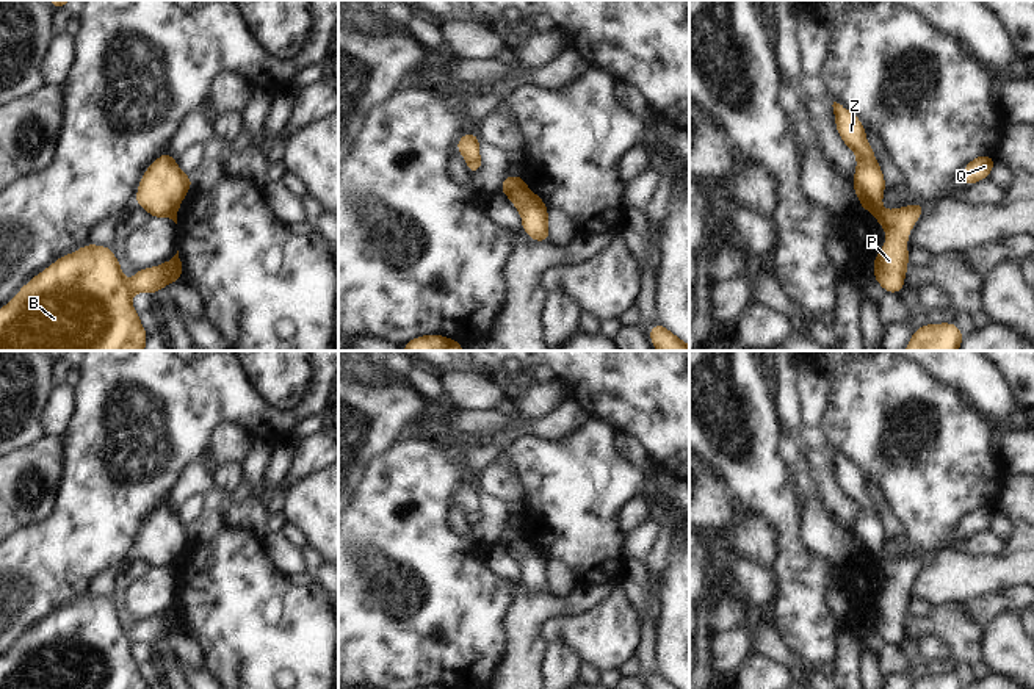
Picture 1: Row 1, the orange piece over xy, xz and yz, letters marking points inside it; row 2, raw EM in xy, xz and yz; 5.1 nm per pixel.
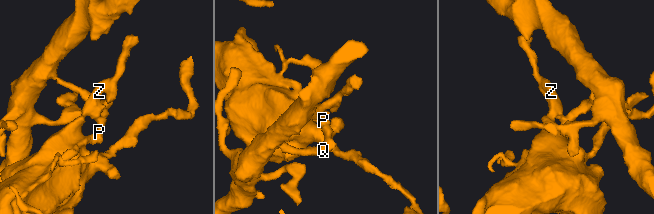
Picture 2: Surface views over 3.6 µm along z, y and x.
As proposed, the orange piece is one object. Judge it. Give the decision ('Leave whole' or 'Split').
Split

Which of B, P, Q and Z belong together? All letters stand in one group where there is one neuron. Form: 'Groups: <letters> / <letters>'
Groups: B Z / P Q

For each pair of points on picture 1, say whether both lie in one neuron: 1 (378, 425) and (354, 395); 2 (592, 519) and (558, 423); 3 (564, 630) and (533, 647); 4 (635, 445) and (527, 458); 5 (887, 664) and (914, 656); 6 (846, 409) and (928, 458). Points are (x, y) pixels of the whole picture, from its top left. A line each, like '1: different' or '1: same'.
1: same
2: different
3: different
4: different
5: different
6: same

